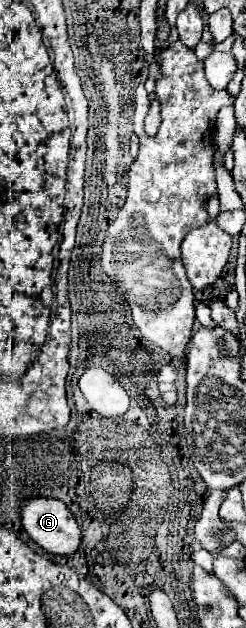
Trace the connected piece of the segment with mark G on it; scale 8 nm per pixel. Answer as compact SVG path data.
M29 500L21 508L27 534L49 554L71 556L81 546L81 528L61 500Z

